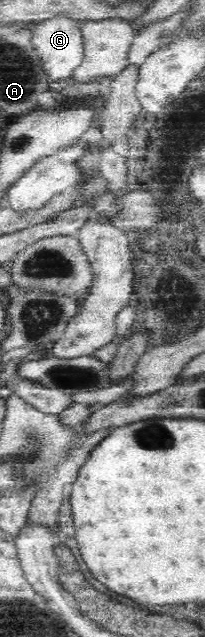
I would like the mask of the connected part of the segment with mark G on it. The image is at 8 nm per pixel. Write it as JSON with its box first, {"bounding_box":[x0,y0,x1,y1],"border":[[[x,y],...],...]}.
{"bounding_box":[32,16,84,80],"border":[[[58,16],[49,20],[42,20],[32,25],[33,46],[38,51],[39,56],[43,59],[43,69],[51,80],[70,80],[73,71],[81,66],[84,57],[84,42],[82,33],[82,22]]]}

